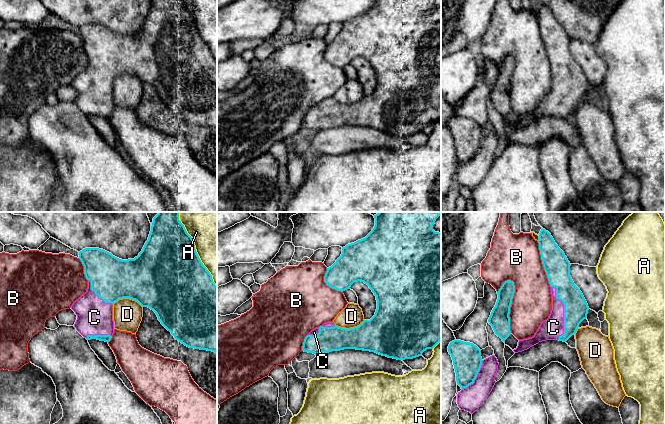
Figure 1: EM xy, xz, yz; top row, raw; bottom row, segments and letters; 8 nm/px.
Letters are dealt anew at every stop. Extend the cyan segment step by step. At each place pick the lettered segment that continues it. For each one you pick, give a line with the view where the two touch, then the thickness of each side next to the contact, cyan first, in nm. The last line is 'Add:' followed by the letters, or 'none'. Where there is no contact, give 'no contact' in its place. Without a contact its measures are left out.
C: yz | 190/170 nm
Add: C

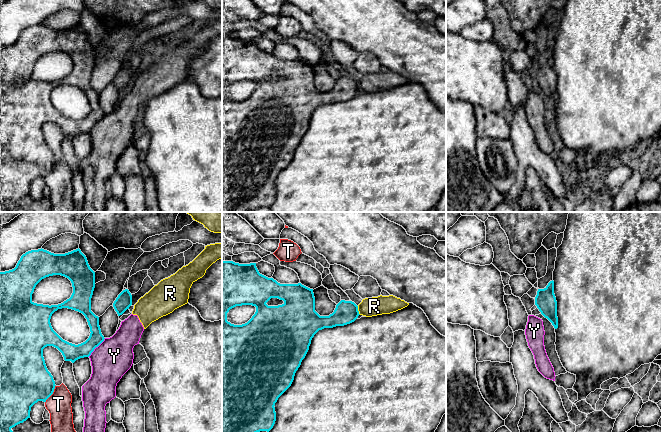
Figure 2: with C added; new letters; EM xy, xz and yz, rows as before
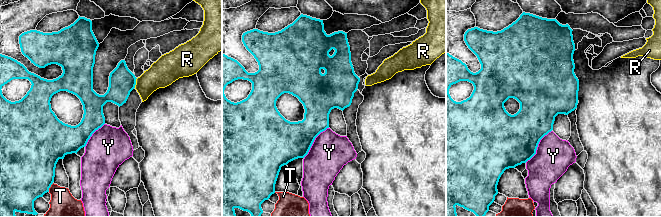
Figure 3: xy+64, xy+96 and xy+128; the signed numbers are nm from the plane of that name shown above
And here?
Add: none

